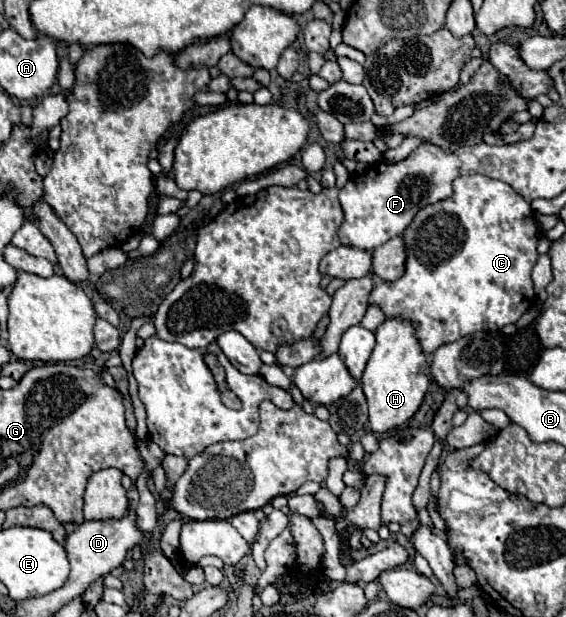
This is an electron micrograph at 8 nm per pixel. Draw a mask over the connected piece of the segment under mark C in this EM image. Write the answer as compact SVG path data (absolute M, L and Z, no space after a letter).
M465 175L465 177L455 179L455 183L453 183L453 195L449 199L443 199L439 203L433 203L433 205L423 207L415 215L415 219L411 221L411 225L405 229L403 239L405 239L405 245L407 245L407 263L405 263L403 277L399 277L397 281L391 281L391 283L379 283L371 291L369 301L373 305L379 305L383 309L383 313L389 315L389 317L401 317L401 319L413 319L413 321L417 321L419 323L417 337L419 337L425 353L433 353L443 343L453 343L453 341L457 341L457 339L461 339L465 335L471 335L475 331L497 331L497 329L501 329L501 327L505 327L509 323L517 323L517 319L535 301L533 281L531 281L531 269L533 269L533 265L537 263L537 257L539 257L537 255L537 239L539 239L537 223L535 223L531 205L525 199L521 199L521 195L517 195L513 191L513 187L509 187L503 181L497 181L497 179L491 179L491 177L485 177L485 175Z

